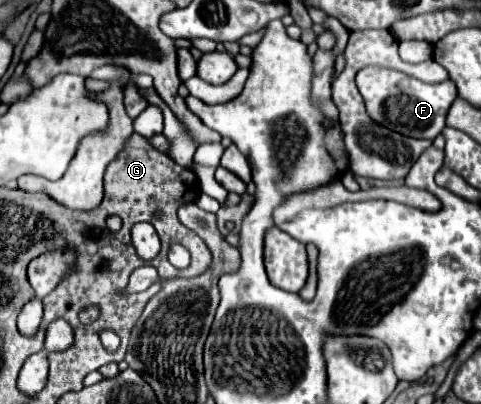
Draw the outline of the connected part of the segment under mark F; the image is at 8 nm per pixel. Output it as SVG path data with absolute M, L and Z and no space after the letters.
M367 66L357 72L357 88L365 100L367 114L373 122L387 126L403 136L411 138L429 138L433 140L445 128L445 116L453 98L457 96L457 86L453 80L439 84L425 84L417 78L411 78L399 70Z

